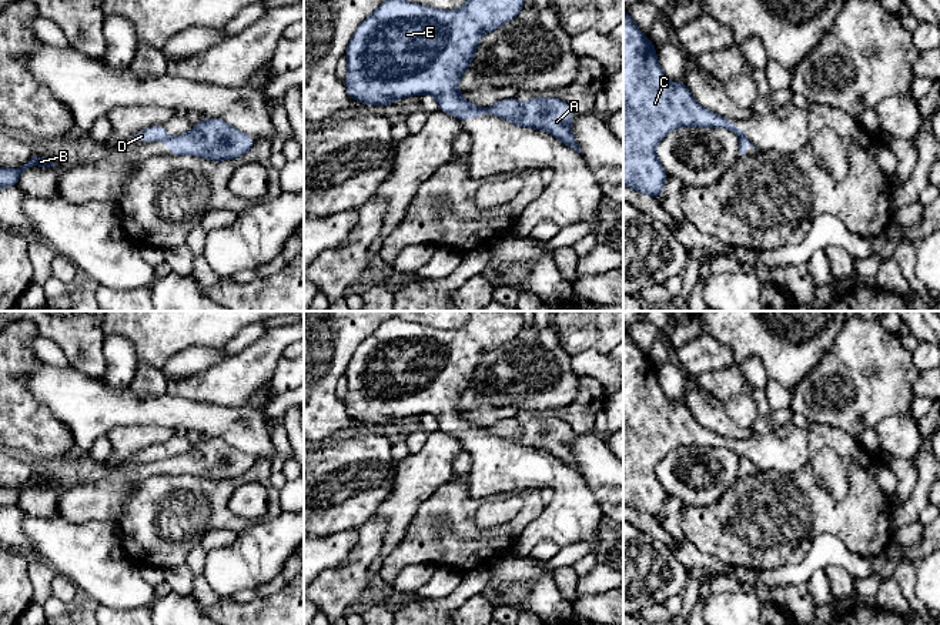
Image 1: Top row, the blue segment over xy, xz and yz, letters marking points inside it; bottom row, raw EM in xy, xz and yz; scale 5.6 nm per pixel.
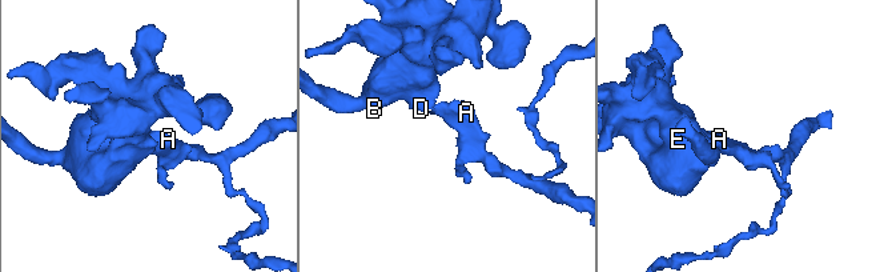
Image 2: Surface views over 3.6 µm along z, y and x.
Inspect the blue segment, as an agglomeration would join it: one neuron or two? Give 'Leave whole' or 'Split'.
Split

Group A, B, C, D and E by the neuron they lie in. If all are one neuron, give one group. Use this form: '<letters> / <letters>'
A / B C D E

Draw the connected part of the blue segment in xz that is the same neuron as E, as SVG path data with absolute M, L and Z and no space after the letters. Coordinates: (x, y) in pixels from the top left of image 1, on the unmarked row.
M471 311L466 324L454 331L438 330L399 318L389 318L368 335L355 350L345 377L348 394L344 398L351 420L365 425L391 425L395 418L432 414L439 431L465 441L486 434L486 427L471 424L458 411L462 392L472 384L479 358L496 347L514 340L523 328L522 311Z

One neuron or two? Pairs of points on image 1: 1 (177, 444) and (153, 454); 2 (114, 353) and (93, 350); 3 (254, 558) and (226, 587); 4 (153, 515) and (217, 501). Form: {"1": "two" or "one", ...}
{"1": "one", "2": "two", "3": "one", "4": "one"}

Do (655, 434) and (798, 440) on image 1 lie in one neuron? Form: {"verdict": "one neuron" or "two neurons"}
{"verdict": "one neuron"}

